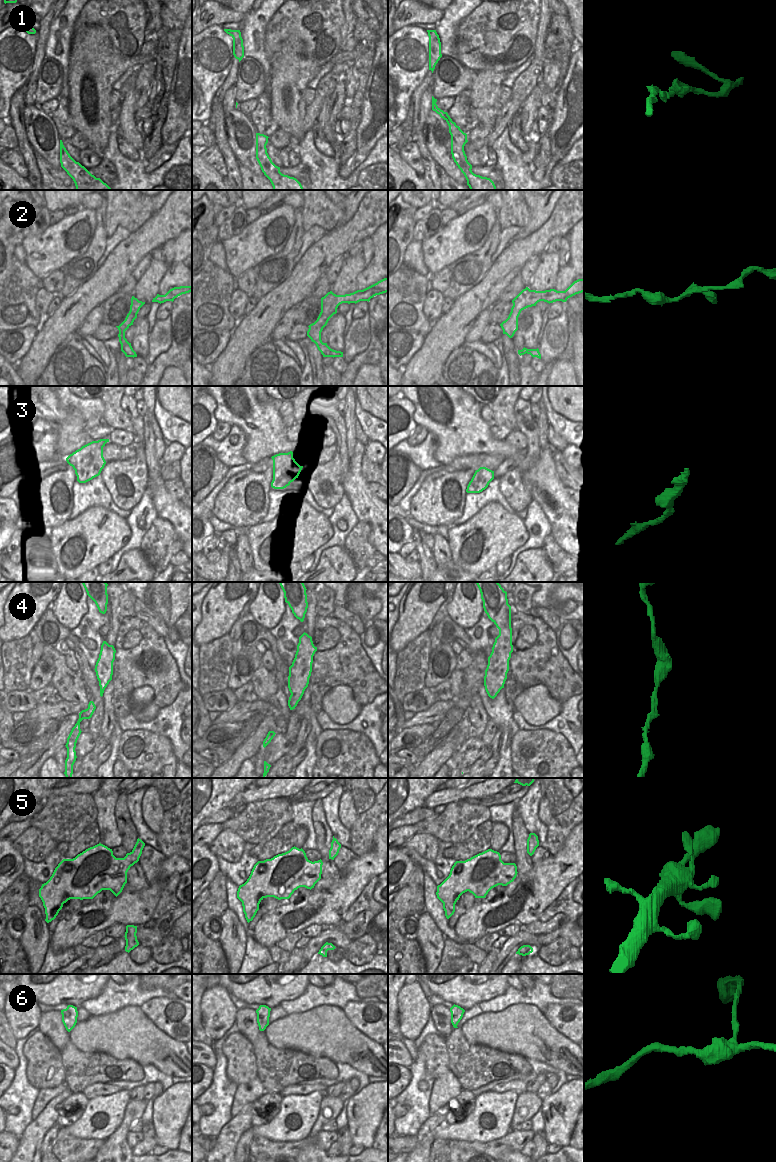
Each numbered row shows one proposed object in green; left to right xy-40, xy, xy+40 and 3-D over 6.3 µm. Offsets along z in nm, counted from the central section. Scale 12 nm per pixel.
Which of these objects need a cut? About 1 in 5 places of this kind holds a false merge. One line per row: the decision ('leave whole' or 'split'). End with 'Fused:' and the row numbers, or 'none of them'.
1: leave whole
2: leave whole
3: leave whole
4: leave whole
5: leave whole
6: leave whole
Fused: none of them

